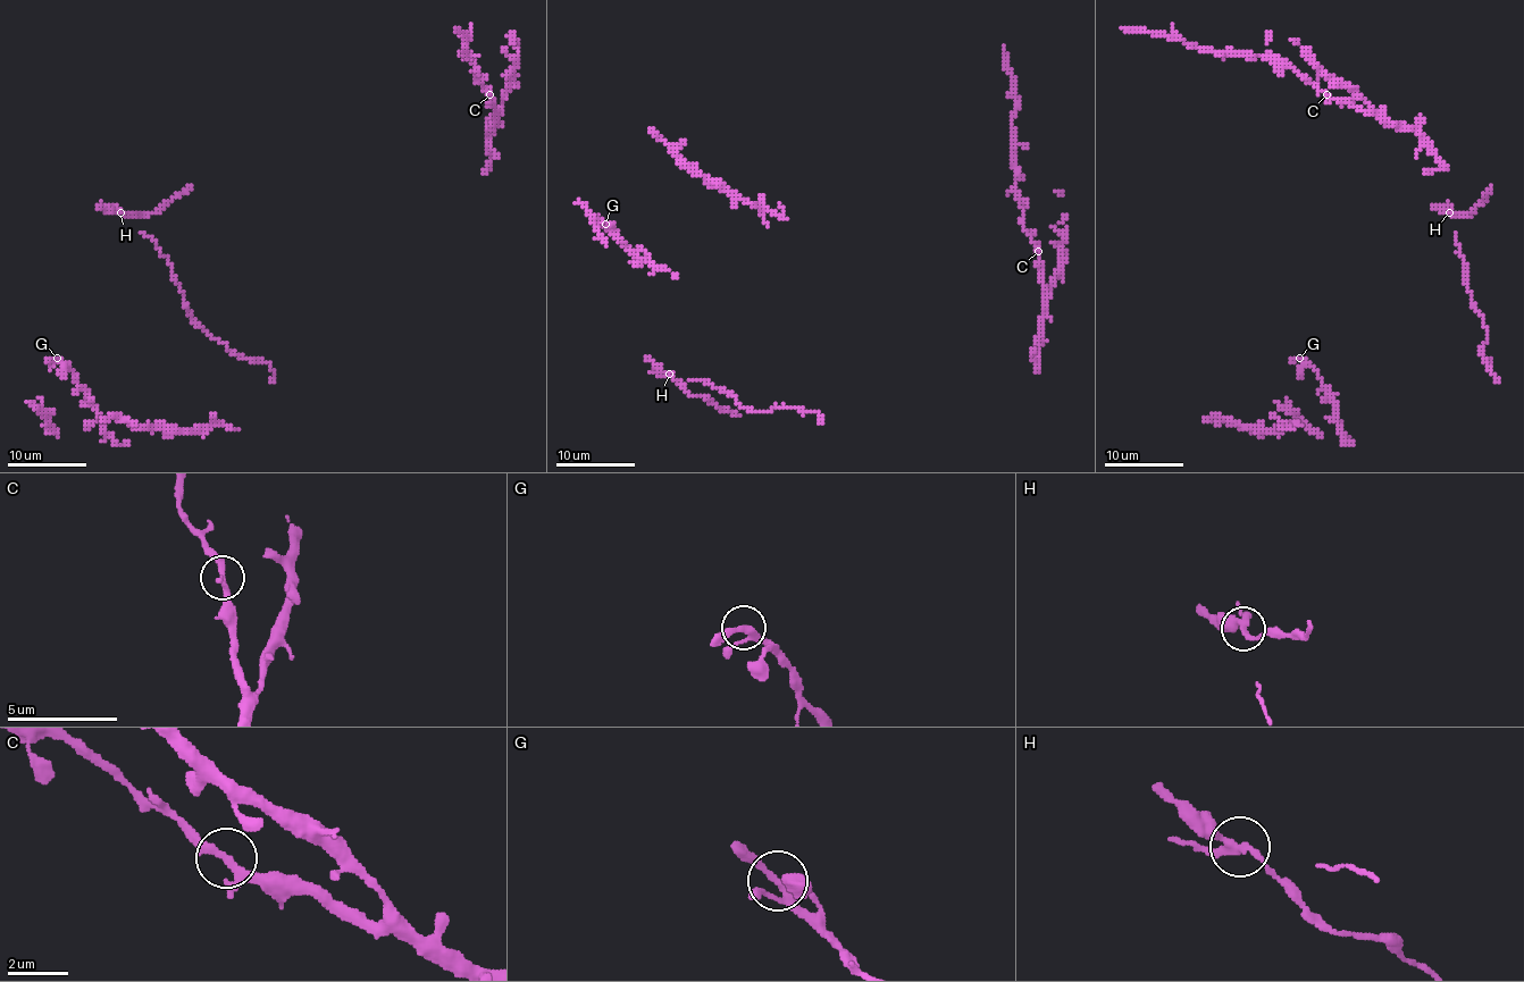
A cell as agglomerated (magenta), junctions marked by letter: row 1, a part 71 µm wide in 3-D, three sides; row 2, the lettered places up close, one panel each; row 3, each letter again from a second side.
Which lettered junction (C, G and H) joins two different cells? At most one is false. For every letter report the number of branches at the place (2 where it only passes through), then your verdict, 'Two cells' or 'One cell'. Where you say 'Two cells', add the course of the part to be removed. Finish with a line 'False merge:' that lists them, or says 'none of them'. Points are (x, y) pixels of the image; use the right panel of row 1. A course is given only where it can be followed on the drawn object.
C: Branches: 3. One cell
G: Branches: 3. One cell
H: Branches: 3. Two cells. Course of the part to remove: (1449, 212), (1453, 216), (1471, 216), (1488, 198), (1492, 186)
False merge: H

